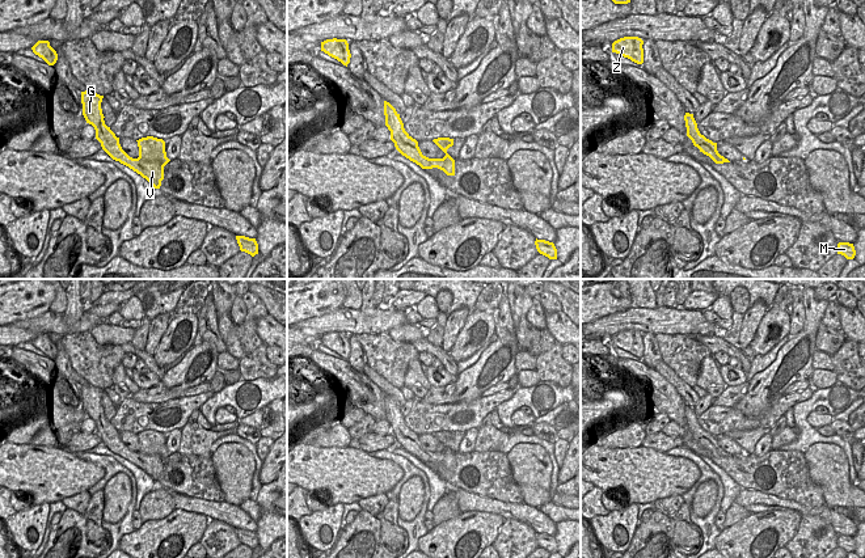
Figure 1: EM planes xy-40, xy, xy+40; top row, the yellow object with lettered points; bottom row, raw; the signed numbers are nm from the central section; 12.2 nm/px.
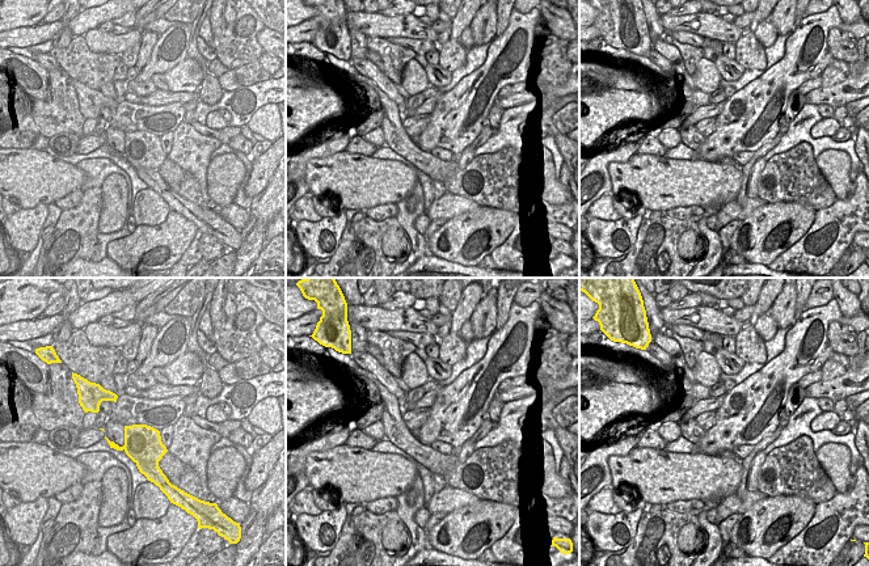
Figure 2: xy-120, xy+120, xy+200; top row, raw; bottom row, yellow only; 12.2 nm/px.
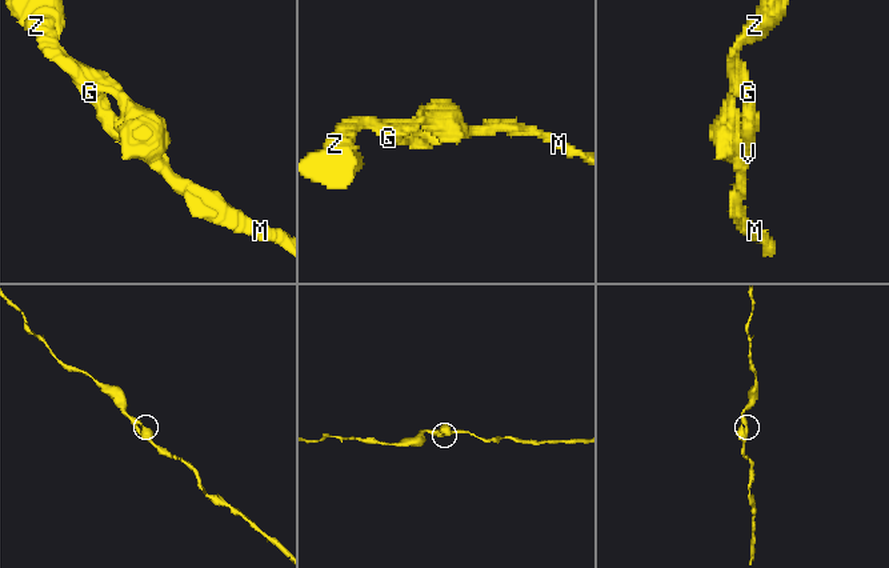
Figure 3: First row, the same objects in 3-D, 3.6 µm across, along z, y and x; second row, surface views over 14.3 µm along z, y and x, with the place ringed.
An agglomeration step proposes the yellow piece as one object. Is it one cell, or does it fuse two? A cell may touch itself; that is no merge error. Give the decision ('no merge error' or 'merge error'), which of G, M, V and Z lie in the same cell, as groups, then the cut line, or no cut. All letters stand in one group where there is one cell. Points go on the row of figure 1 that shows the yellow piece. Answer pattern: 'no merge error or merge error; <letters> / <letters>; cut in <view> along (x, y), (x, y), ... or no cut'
no merge error; G M V Z; no cut

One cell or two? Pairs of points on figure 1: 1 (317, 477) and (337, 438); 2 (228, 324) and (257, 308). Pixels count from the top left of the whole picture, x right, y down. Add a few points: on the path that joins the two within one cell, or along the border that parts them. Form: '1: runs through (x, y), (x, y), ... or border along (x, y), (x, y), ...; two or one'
1: border along (312, 444), (347, 447); two
2: border along (236, 325), (228, 333), (224, 342); two

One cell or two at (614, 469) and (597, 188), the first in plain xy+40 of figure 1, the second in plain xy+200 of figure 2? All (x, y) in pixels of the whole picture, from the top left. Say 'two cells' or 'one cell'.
two cells

